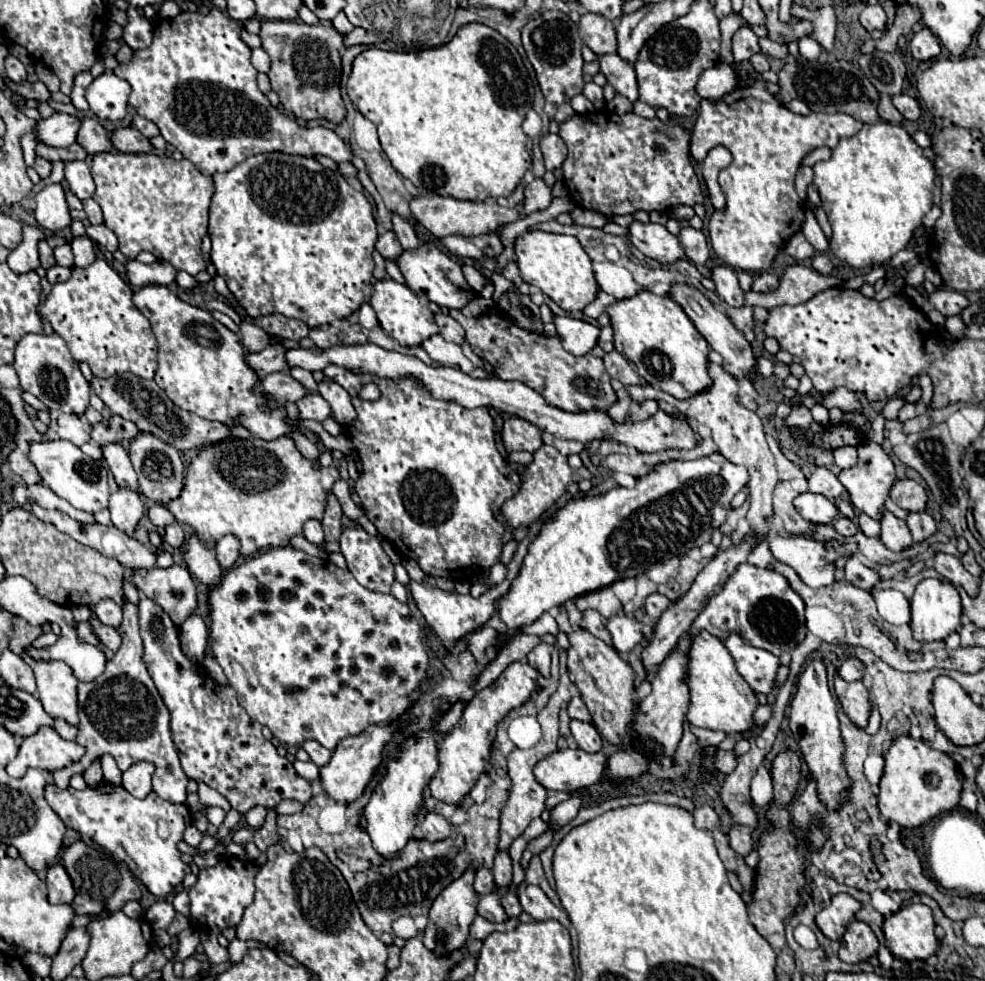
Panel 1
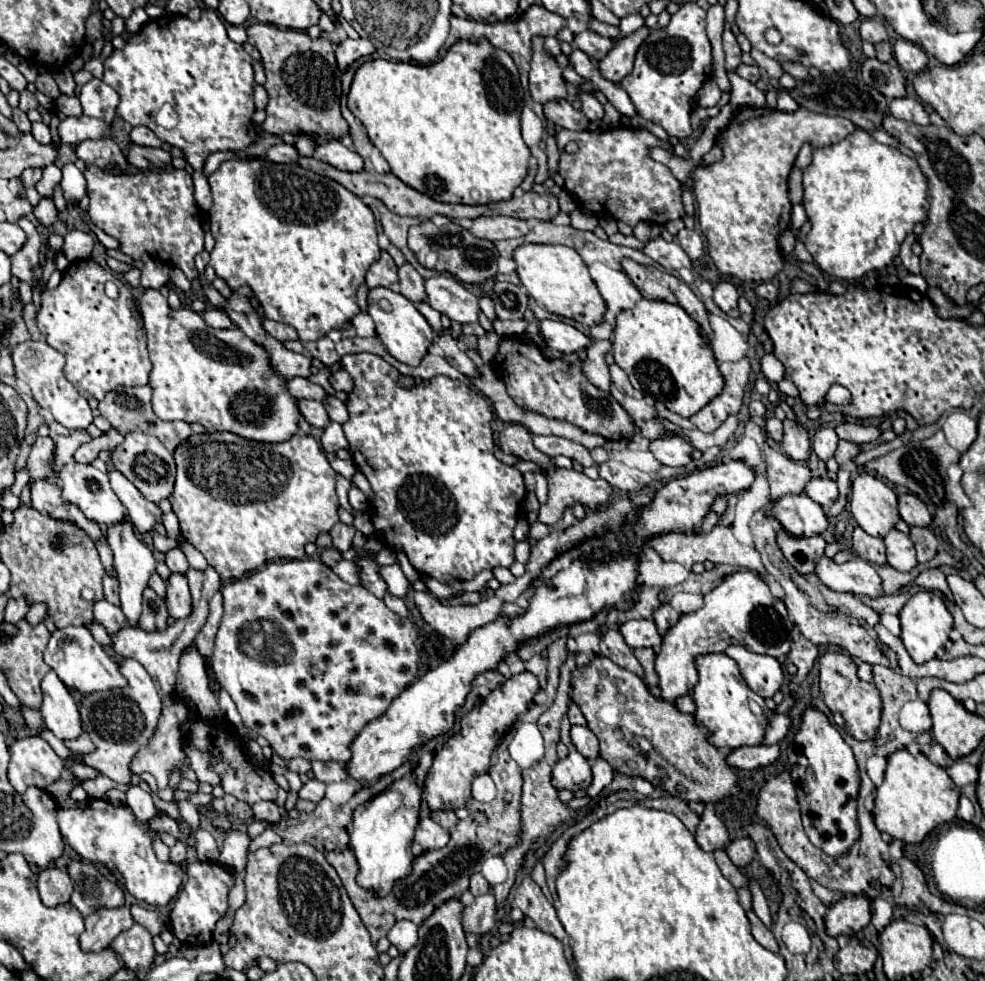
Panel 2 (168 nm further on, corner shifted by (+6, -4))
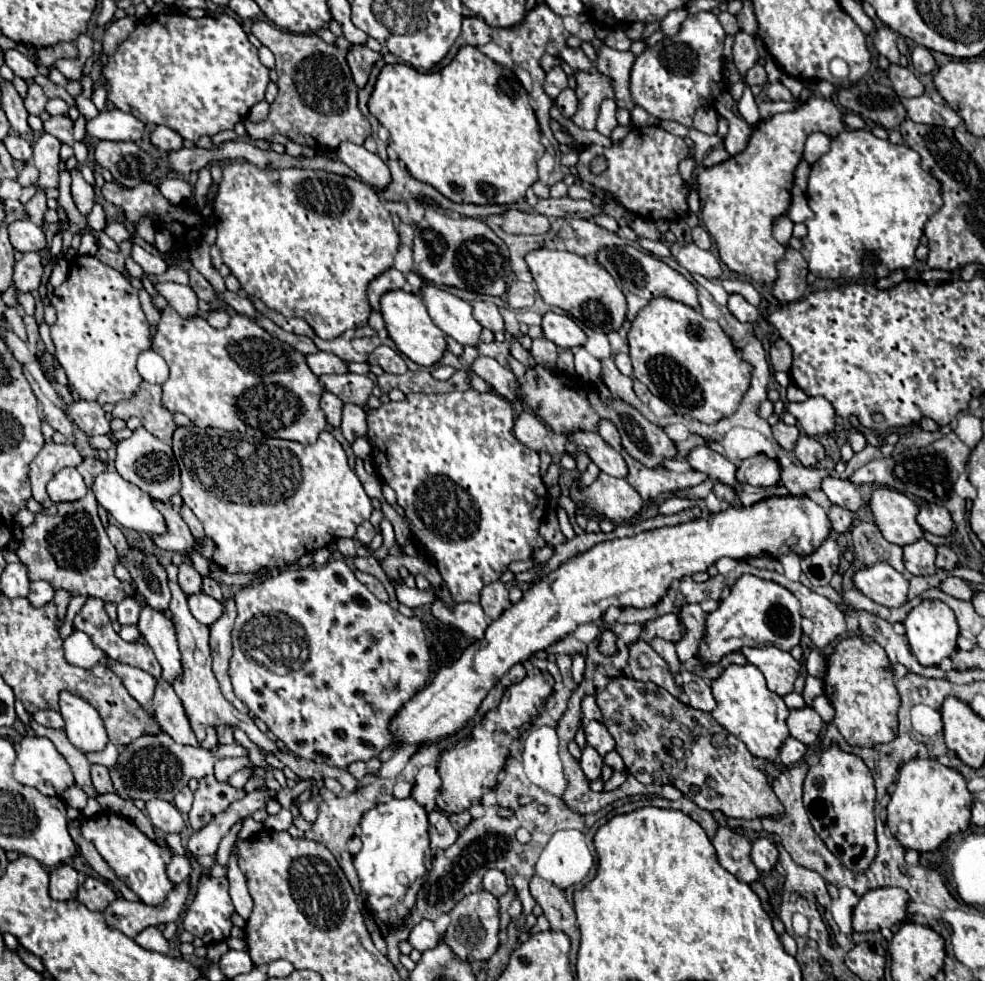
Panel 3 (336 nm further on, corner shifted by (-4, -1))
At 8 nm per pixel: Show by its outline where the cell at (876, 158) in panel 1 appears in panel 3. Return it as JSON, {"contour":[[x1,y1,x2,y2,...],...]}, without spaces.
{"contour":[[843,130,831,138,831,150,811,166,807,200,815,216,805,222,807,236,801,238,801,254,817,278,877,282,915,262,915,250,923,236,923,228,929,216,943,206,939,182,919,166,919,160,915,150,879,140,869,130]]}

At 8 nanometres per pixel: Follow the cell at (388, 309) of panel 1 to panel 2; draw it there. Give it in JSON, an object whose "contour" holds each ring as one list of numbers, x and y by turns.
{"contour":[[375,287,369,291,367,313,371,315,377,329,377,337,383,341,387,351,401,363,407,363,411,367,419,365,421,357,427,353,429,345,435,341,435,333,431,325,427,323,427,319,415,309,415,305,407,301,407,297,403,297,401,293,395,293,387,287]]}

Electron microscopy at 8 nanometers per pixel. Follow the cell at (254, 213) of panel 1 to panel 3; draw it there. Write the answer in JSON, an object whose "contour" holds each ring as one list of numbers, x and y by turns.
{"contour":[[249,162,223,166,223,180,215,198,215,228,215,244,241,288,247,290,251,298,261,300,269,310,303,318,319,338,337,338,345,330,369,320,371,306,367,302,367,286,393,266,401,244,391,214,369,184,325,170,263,170]]}

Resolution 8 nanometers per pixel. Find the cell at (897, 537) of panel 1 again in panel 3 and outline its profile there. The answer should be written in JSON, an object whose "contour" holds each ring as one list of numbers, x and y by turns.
{"contour":[[925,538,917,540,903,548,905,552,905,568,913,576,933,576,935,574,935,556,937,548,929,544]]}

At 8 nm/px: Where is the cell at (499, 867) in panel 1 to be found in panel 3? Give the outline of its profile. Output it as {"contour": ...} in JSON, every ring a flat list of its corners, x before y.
{"contour":[[487,890,467,894,463,900,457,902,457,906,449,912,451,922,447,932,443,934,443,940,447,946,463,960,463,962,475,962,475,960,487,960,497,950,497,938,499,938,499,904,493,894]]}

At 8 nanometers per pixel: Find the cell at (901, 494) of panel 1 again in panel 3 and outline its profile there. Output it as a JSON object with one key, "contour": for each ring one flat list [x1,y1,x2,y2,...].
{"contour":[[925,504,919,510,917,522,925,532,935,534,935,536,943,536,943,538,947,538,953,530,953,520,951,520,949,510,943,506,937,506,937,504]]}

